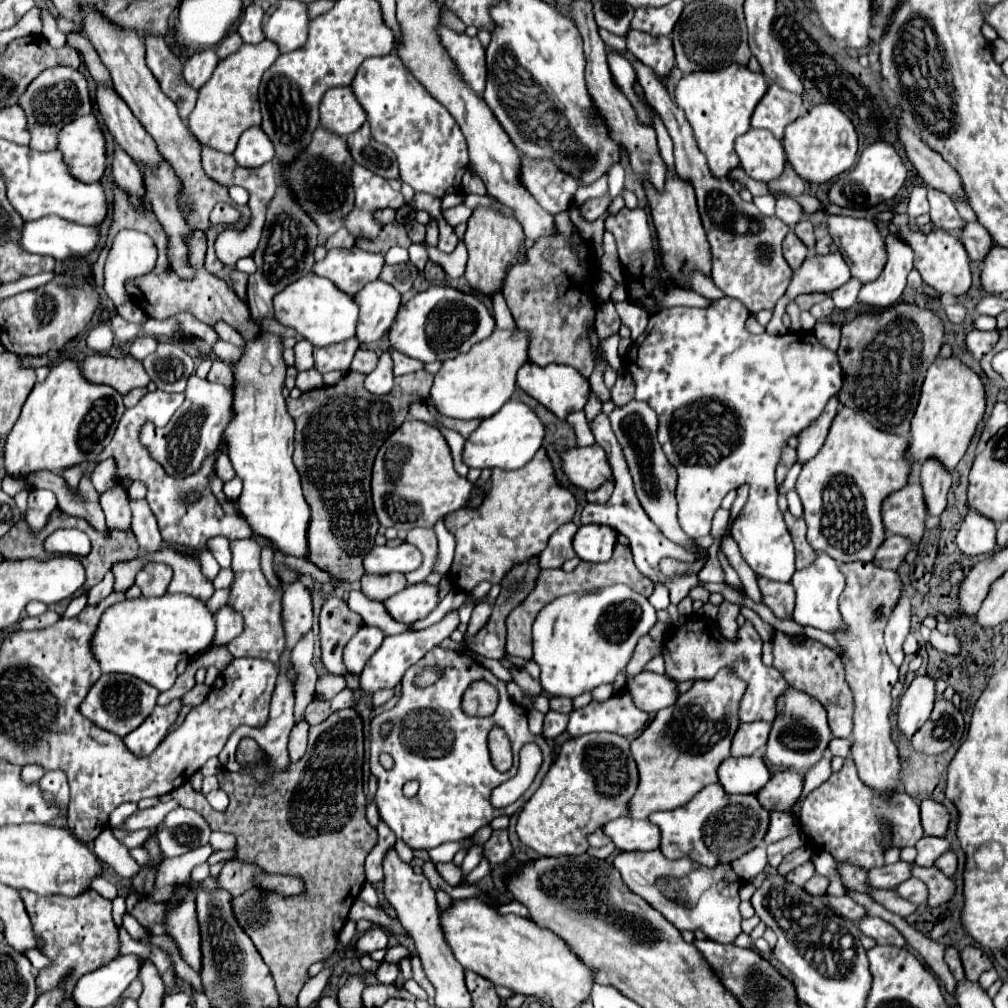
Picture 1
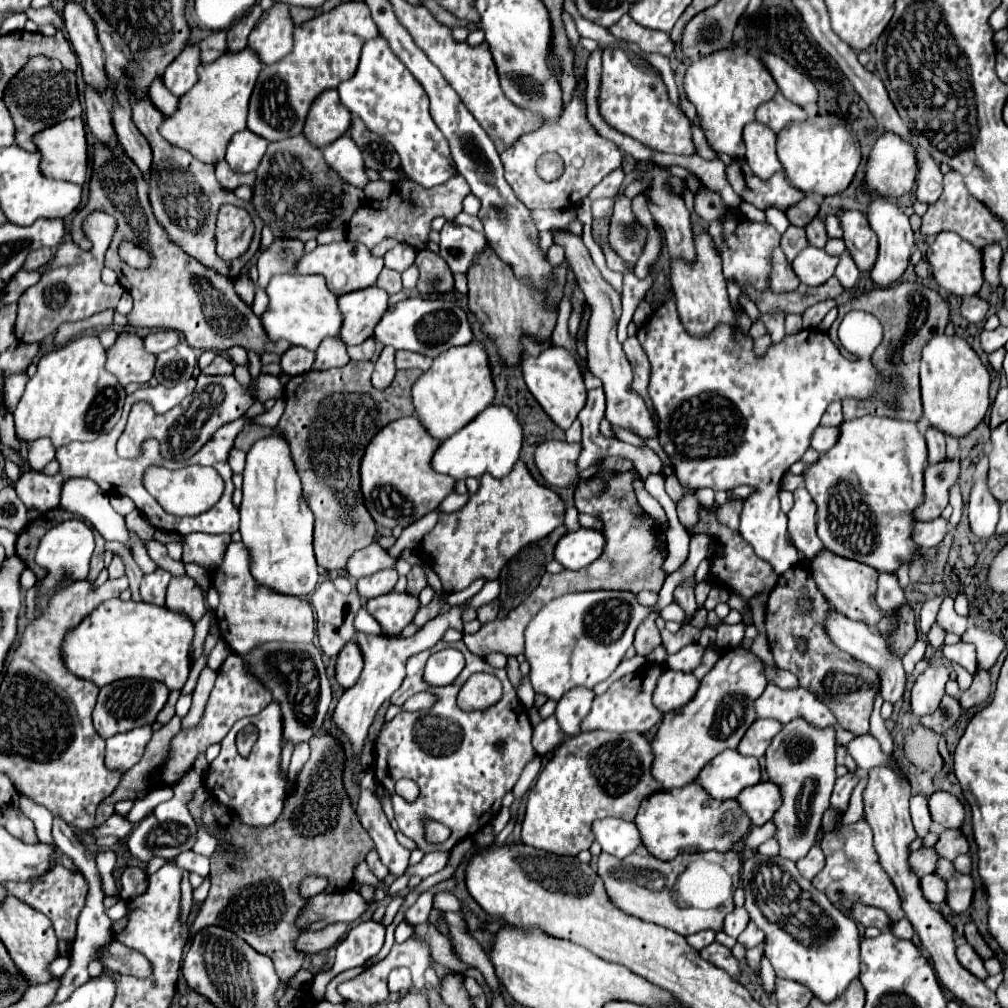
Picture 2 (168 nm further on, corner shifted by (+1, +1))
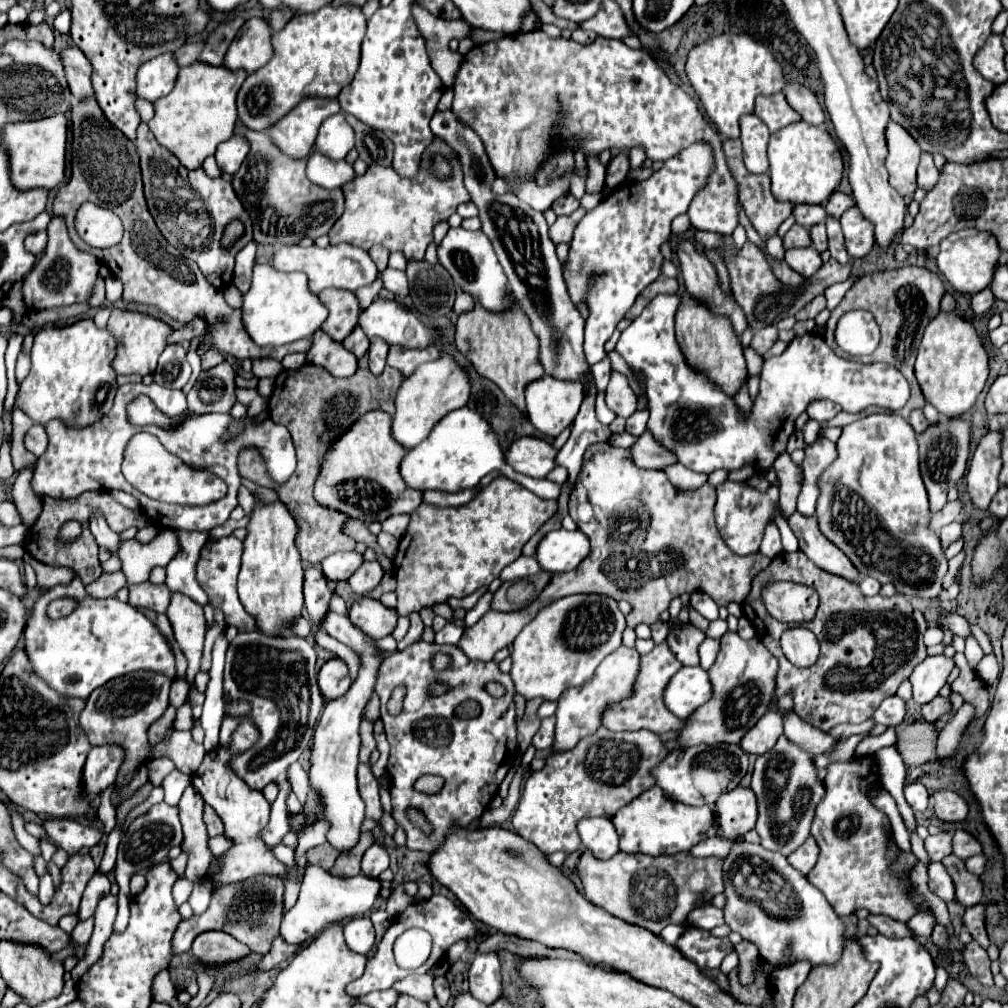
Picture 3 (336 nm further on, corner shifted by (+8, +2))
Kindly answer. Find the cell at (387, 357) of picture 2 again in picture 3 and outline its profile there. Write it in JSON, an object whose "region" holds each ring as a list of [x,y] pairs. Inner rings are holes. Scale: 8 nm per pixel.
{"region":[[[373,338],[371,340],[371,346],[369,346],[369,370],[377,376],[383,372],[385,368],[385,360],[387,360],[387,342],[383,342],[381,338]]]}

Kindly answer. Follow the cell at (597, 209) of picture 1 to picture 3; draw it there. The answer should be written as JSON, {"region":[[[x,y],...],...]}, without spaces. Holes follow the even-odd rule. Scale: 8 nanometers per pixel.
{"region":[[[617,154],[615,158],[611,158],[609,168],[607,168],[607,176],[605,176],[607,186],[615,188],[615,186],[619,186],[619,182],[625,182],[625,178],[629,174],[629,168],[631,166],[629,166],[627,154]]]}

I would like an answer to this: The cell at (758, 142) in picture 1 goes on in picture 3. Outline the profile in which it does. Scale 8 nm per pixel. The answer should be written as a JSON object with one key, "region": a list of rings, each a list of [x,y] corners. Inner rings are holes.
{"region":[[[747,114],[741,118],[741,142],[743,142],[743,156],[745,166],[753,174],[761,174],[769,170],[767,162],[767,144],[769,144],[769,130],[763,120],[755,114]]]}

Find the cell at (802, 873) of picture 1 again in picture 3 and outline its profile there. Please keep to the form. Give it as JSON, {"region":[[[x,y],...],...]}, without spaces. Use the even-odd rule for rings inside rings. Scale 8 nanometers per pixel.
{"region":[[[809,836],[807,842],[805,842],[799,850],[795,850],[793,854],[789,854],[787,858],[789,858],[791,866],[795,866],[795,868],[801,870],[803,874],[807,874],[807,872],[815,866],[815,862],[817,862],[817,858],[819,858],[819,846],[817,846],[817,842]]]}

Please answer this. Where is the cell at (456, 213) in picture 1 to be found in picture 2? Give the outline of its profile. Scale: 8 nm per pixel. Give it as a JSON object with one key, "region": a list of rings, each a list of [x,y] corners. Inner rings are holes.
{"region":[[[460,175],[448,179],[446,183],[432,189],[425,189],[412,181],[398,183],[388,199],[368,201],[352,215],[352,219],[348,223],[348,239],[364,243],[368,249],[372,249],[382,239],[396,237],[400,243],[408,243],[416,251],[426,249],[430,221],[436,217],[444,217],[448,221],[454,221],[456,215],[462,211],[462,199],[468,195],[468,191],[470,191],[470,187]]]}

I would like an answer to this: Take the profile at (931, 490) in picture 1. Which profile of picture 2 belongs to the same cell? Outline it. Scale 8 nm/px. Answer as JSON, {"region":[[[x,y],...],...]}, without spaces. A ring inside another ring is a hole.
{"region":[[[926,427],[924,435],[926,435],[926,443],[928,443],[928,463],[940,463],[946,457],[944,433],[934,427]]]}

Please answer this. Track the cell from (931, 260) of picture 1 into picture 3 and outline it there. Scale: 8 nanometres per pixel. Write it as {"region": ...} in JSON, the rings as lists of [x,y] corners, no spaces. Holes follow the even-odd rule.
{"region":[[[959,230],[941,242],[941,250],[937,256],[937,264],[945,280],[963,294],[973,294],[989,288],[991,274],[995,266],[1001,262],[1001,248],[987,232],[981,230]]]}

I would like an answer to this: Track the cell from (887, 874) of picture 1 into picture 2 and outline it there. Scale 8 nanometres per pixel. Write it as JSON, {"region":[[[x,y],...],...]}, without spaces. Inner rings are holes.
{"region":[[[918,849],[914,853],[910,853],[910,867],[914,867],[914,871],[918,871],[918,875],[928,875],[934,871],[938,861],[938,855],[934,853],[934,849]]]}

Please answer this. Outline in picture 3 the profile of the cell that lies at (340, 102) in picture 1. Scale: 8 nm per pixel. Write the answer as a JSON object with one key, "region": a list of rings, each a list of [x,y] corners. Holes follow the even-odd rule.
{"region":[[[305,98],[295,110],[287,112],[277,126],[271,126],[267,134],[289,158],[309,158],[321,122],[339,110],[337,100]]]}

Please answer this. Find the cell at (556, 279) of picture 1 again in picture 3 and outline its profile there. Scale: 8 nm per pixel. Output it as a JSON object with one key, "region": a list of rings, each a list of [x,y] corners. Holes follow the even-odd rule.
{"region":[[[577,208],[573,214],[569,216],[559,216],[557,222],[549,228],[549,236],[553,240],[553,244],[561,244],[561,242],[571,242],[573,238],[573,230],[577,226],[577,222],[585,216],[583,208]]]}

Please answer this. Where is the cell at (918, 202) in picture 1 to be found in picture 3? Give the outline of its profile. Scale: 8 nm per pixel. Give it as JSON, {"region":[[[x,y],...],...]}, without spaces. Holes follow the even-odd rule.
{"region":[[[923,152],[921,154],[921,164],[919,164],[919,170],[917,170],[917,184],[919,188],[925,188],[925,190],[931,190],[939,180],[939,172],[933,164],[933,156]]]}

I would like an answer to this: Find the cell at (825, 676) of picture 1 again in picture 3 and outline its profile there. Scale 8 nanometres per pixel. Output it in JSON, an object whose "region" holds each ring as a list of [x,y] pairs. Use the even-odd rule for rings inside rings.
{"region":[[[801,550],[793,554],[777,554],[771,564],[753,578],[751,592],[743,602],[743,614],[757,628],[757,638],[779,660],[775,696],[781,698],[791,694],[795,712],[801,714],[807,724],[823,732],[829,732],[841,722],[861,724],[871,718],[879,702],[893,696],[899,684],[911,676],[913,668],[927,658],[927,646],[923,642],[927,622],[923,612],[915,610],[907,598],[901,594],[891,598],[867,598],[861,594],[855,582],[847,582],[845,578],[837,578],[837,574],[819,570],[819,566],[815,566]],[[769,580],[791,580],[797,584],[807,584],[819,594],[819,608],[815,618],[803,624],[815,632],[821,644],[819,660],[809,668],[793,666],[781,650],[779,638],[791,626],[777,622],[765,612],[761,602],[761,588]]]}

